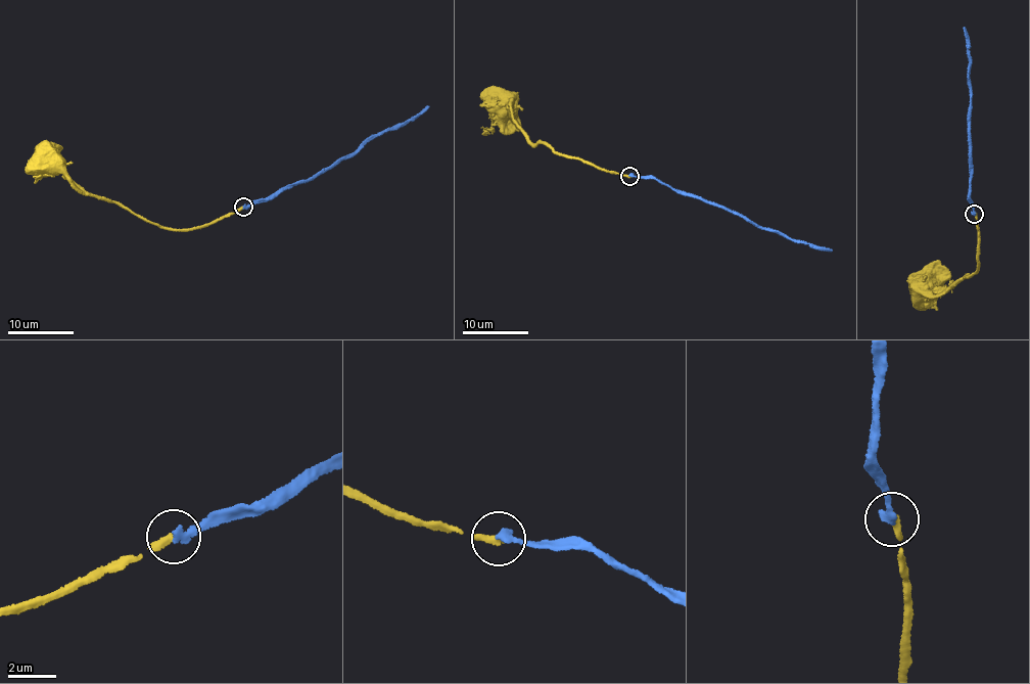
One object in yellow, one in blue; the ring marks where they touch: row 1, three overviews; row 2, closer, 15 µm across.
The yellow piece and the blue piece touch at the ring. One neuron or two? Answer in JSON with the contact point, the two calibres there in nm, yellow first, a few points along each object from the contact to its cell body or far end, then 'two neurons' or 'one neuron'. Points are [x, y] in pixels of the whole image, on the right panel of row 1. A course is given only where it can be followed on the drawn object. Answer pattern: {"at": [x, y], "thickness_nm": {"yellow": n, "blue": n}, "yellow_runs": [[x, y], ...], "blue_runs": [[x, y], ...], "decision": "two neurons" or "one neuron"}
{"at": [974, 214], "thickness_nm": {"yellow": 320, "blue": 300}, "yellow_runs": [[975, 213], [980, 231], [979, 267], [975, 274], [964, 275], [946, 289], [929, 290], [924, 282], [923, 287]], "blue_runs": [[975, 213], [968, 193], [973, 174], [967, 130], [971, 92], [964, 27]], "decision": "two neurons"}

